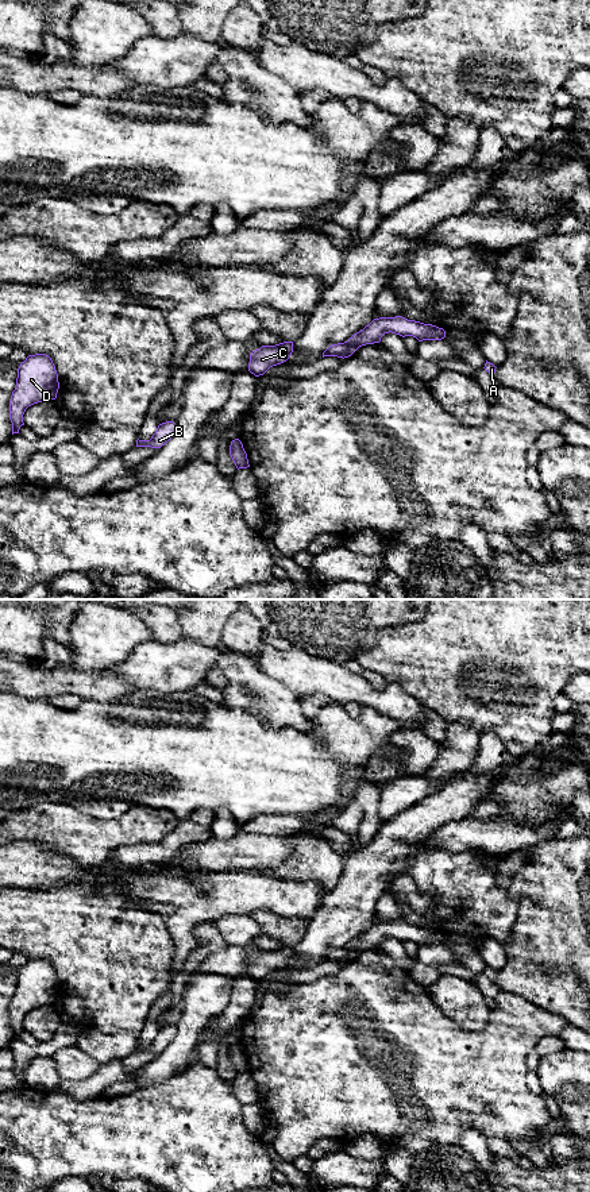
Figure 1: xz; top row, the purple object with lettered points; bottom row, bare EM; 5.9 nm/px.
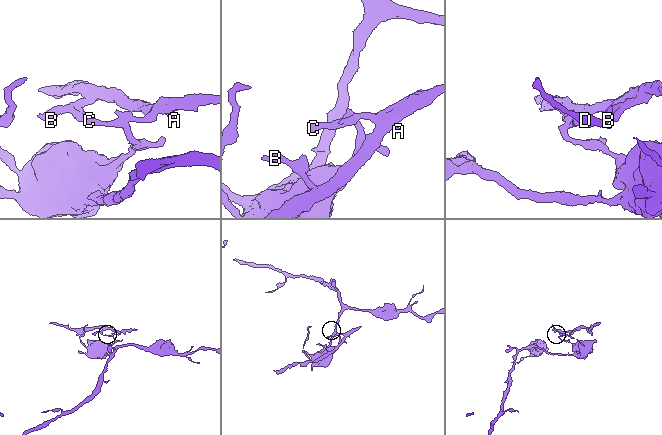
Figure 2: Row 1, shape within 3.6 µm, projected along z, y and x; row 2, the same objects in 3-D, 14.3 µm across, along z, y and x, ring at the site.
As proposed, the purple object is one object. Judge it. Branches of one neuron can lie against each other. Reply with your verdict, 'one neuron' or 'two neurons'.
two neurons

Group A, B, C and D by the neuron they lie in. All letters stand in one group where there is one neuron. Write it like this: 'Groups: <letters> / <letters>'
Groups: A B / C D

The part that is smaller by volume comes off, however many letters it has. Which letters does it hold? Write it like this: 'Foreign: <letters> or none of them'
Foreign: A, B

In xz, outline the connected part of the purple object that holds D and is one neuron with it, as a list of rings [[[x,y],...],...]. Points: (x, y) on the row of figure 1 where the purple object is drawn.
[[[46,354],[28,355],[18,369],[16,386],[9,401],[12,435],[19,433],[26,409],[34,404],[55,400],[59,389],[58,374]]]

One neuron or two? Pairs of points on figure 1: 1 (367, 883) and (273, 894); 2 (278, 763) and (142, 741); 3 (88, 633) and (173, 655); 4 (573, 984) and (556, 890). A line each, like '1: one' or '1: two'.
1: two
2: one
3: two
4: one

